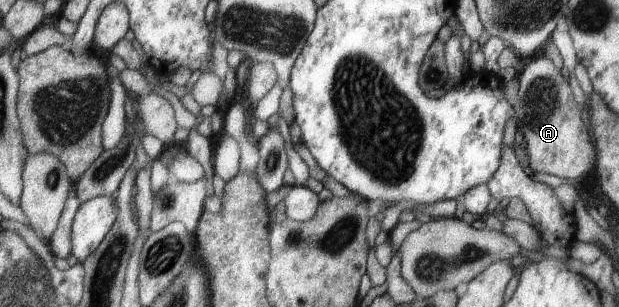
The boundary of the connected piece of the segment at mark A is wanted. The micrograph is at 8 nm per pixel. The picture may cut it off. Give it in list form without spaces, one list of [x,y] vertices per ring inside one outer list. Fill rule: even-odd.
[[[547,57],[532,58],[531,62],[521,70],[517,76],[518,91],[517,96],[512,104],[515,107],[515,119],[517,129],[525,135],[529,153],[528,166],[532,172],[545,172],[553,174],[559,178],[577,178],[583,172],[591,170],[595,164],[595,154],[593,154],[593,144],[587,134],[587,126],[581,120],[581,110],[573,100],[571,90],[569,90],[568,80],[563,80],[561,72]]]

